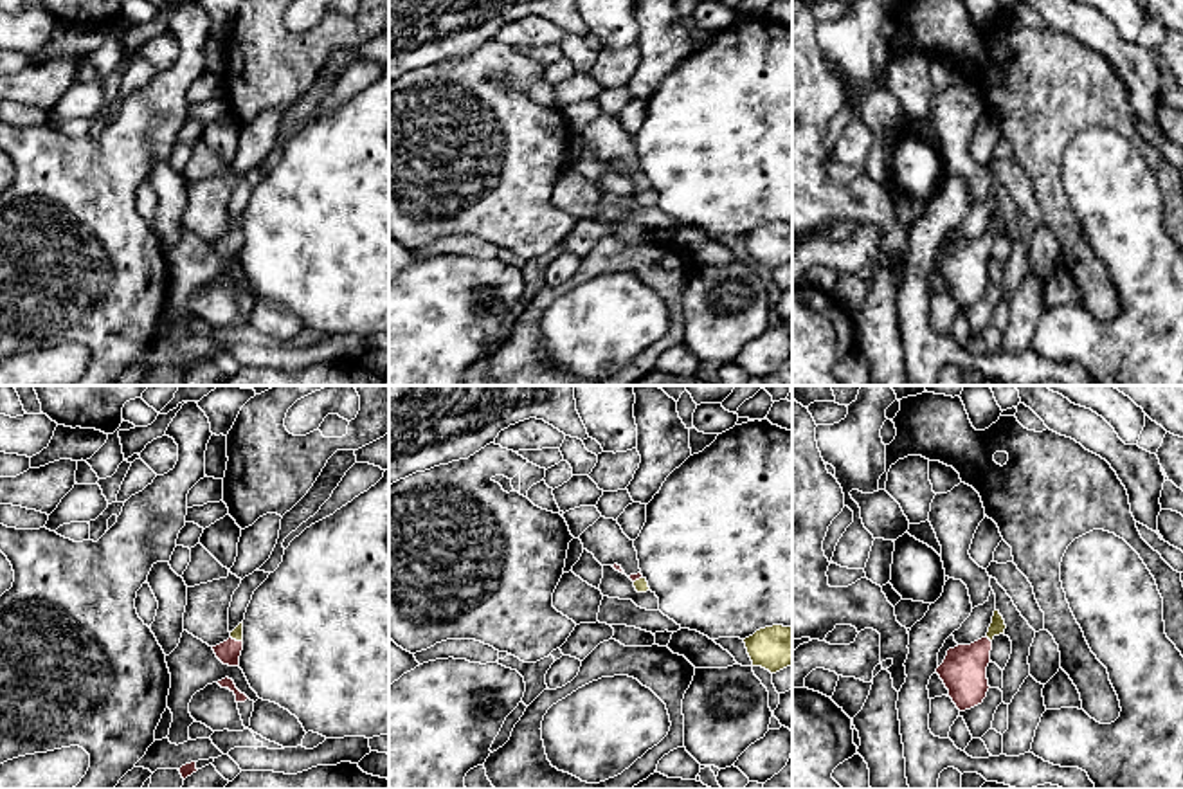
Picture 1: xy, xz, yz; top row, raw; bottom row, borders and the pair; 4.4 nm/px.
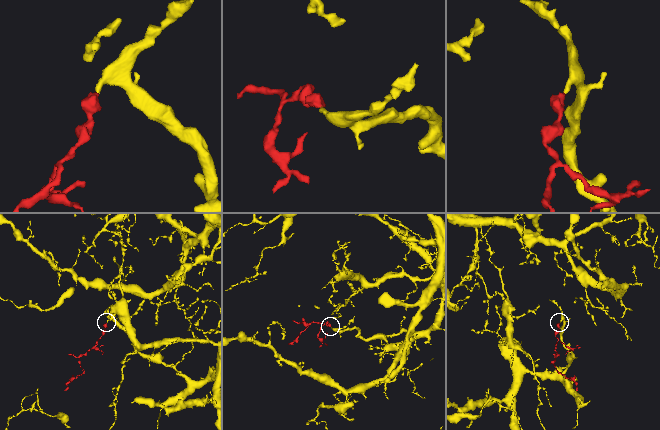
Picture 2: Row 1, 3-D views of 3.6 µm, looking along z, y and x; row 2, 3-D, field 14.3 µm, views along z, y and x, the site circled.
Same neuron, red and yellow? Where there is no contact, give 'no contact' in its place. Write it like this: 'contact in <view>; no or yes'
contact in yz; yes

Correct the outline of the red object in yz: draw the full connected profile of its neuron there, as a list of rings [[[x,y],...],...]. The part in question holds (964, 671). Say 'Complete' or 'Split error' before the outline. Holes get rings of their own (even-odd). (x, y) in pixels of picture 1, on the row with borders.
Split error. [[[994,611],[992,623],[985,638],[958,645],[947,650],[936,674],[949,690],[949,697],[960,712],[971,710],[983,703],[989,692],[987,667],[990,663],[992,639],[1005,634],[1005,620]]]

